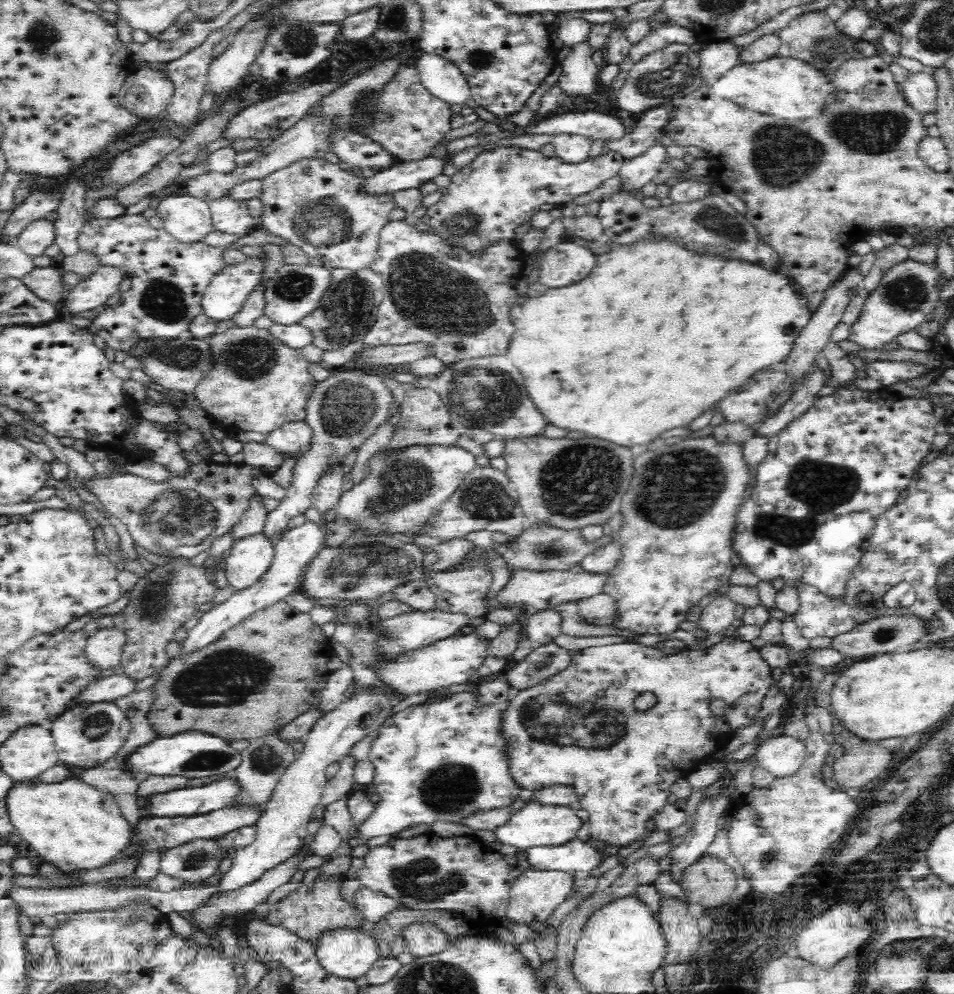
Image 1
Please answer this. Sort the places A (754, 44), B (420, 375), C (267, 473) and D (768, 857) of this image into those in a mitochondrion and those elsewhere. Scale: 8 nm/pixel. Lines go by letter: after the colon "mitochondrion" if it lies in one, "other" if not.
A: other
B: other
C: other
D: mitochondrion

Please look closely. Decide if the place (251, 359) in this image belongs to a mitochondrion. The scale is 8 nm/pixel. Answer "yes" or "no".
yes

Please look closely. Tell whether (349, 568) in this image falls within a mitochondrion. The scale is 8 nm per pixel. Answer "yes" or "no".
yes

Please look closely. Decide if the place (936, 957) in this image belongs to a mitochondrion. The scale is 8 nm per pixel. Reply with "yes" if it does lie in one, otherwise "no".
yes

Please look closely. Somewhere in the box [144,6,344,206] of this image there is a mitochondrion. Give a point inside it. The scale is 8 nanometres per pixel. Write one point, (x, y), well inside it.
(298, 41)

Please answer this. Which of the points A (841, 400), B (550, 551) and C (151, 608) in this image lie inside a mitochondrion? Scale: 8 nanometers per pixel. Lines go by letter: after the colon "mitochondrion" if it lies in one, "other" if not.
A: other
B: mitochondrion
C: mitochondrion

